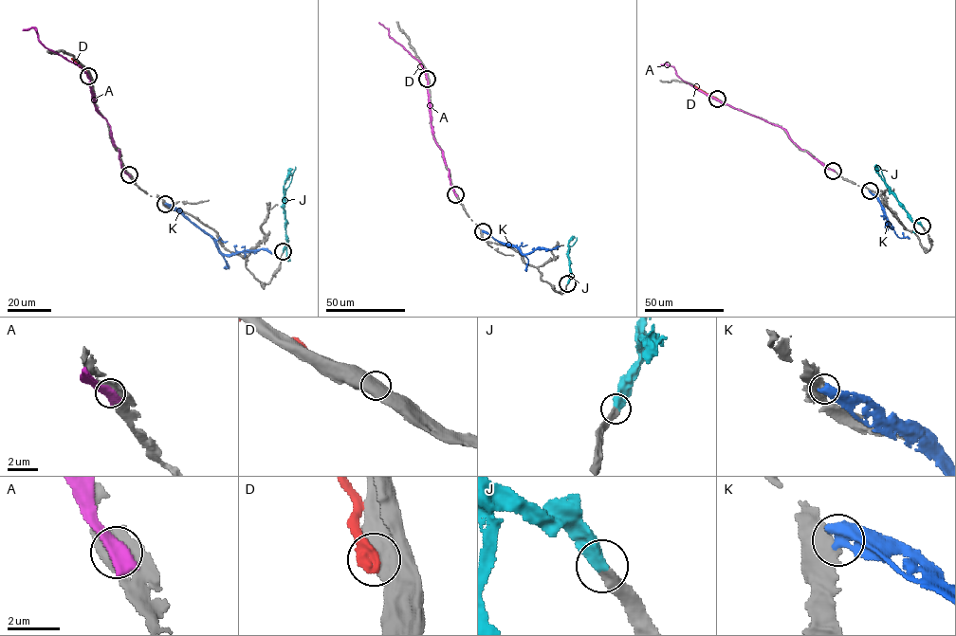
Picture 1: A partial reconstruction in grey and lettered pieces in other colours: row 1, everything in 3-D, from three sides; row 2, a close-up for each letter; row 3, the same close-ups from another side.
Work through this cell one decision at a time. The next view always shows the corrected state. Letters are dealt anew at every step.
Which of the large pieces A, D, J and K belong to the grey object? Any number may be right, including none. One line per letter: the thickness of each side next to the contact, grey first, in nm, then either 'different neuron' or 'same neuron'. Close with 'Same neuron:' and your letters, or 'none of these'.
A: 440/650 nm | different neuron
D: 850/440 nm | different neuron
J: 380/550 nm | same neuron
K: 500/600 nm | different neuron
Same neuron: J

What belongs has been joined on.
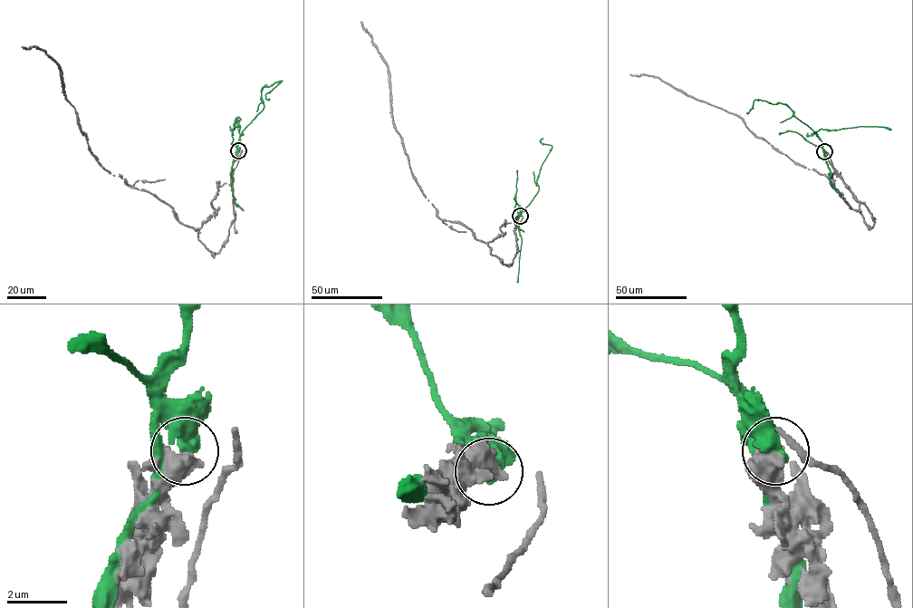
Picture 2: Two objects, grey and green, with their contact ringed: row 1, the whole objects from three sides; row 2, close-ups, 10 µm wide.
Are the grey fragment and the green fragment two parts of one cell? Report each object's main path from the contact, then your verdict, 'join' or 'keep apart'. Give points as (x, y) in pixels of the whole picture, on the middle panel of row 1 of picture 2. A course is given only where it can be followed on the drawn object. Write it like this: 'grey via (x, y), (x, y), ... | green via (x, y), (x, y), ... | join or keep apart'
grey via (520, 216), (516, 254), (509, 265), (466, 226), (437, 217), (413, 177), (393, 122), (390, 74), (360, 21) | green via (520, 216), (538, 190), (536, 178), (552, 146), (540, 141), (542, 138) | keep apart

